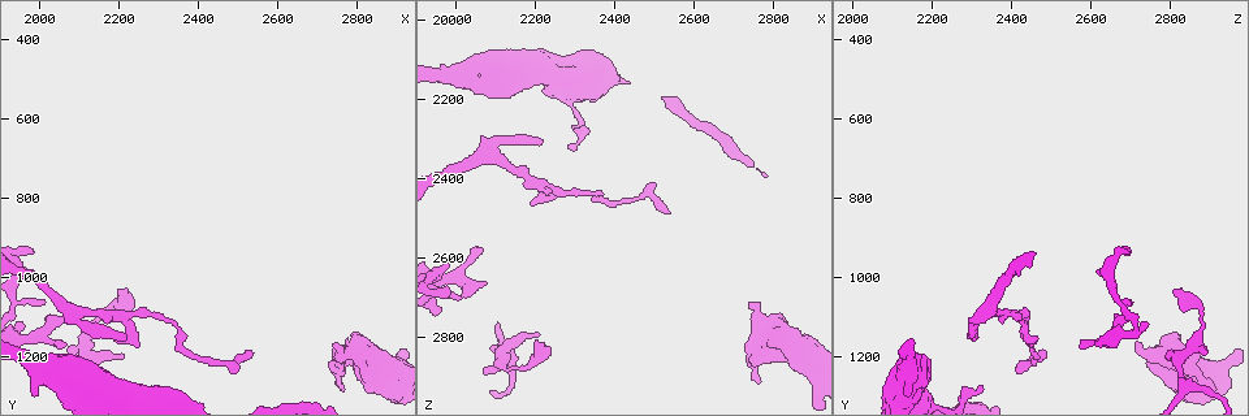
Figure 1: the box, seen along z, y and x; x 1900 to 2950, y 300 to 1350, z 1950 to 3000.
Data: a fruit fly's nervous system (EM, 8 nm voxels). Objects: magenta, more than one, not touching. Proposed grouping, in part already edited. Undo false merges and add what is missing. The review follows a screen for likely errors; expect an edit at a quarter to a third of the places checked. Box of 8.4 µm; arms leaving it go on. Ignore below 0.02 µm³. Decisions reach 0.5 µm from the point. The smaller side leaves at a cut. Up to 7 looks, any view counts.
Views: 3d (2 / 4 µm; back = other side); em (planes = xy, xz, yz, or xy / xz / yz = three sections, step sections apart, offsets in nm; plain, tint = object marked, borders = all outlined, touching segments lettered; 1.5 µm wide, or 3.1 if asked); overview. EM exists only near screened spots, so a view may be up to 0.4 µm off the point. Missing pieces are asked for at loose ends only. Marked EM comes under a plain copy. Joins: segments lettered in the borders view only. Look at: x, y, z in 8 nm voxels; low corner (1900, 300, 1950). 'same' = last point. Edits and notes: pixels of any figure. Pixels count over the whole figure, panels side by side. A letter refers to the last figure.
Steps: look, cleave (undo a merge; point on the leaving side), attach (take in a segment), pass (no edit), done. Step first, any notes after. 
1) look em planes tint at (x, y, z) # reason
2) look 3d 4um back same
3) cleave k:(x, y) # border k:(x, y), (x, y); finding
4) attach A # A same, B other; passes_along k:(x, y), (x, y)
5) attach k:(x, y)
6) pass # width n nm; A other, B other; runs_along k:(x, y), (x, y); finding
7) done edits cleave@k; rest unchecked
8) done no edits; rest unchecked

look em planes borders at (2730, 1175, 2720) # an open end

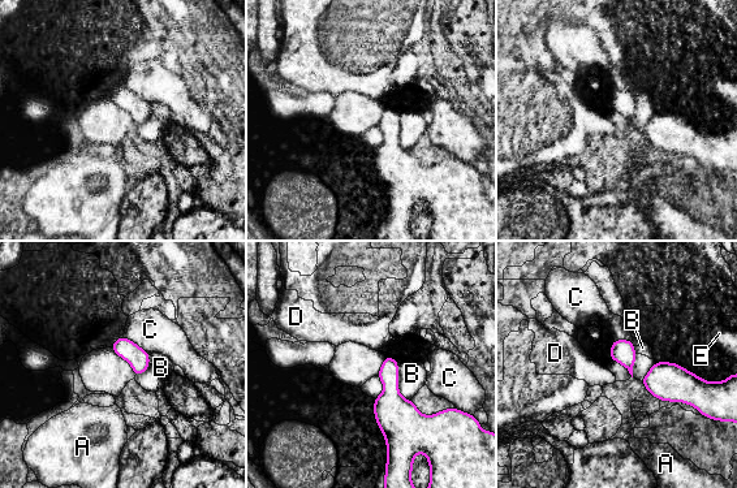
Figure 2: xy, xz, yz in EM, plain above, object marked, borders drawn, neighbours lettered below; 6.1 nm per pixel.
pass # width 120 nm; A other, B other, C other, D other, E other; border 2:(396, 359), (397, 391), (410, 400); none of them fits

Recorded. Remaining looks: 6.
look em xy step 8 borders at (2765, 1280, 2915) # free end

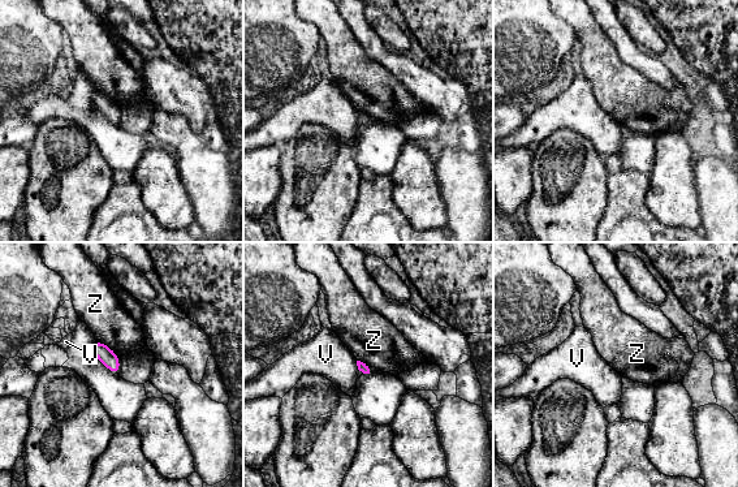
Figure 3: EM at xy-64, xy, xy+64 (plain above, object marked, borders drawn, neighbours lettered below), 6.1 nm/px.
pass # V other, Z other; border 3:(95, 339), (104, 343), (119, 358); none of them fits

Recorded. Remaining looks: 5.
look 3d 2um at (2205, 1210, 2795)

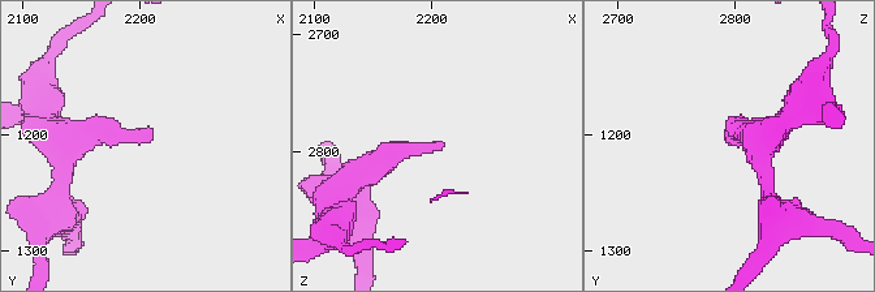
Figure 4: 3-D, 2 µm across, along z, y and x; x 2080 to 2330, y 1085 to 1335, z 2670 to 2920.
look em planes borders at (2208, 1204, 2792) # shape alone is not enough

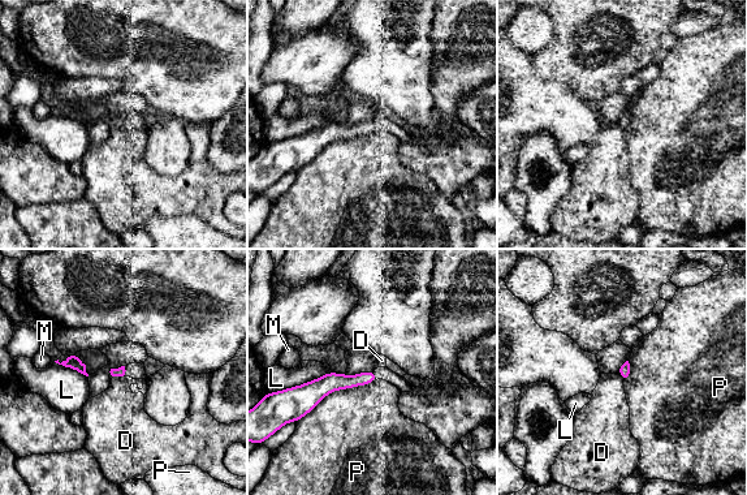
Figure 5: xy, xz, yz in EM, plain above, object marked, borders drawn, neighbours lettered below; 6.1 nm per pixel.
pass # longest_contact P 550 nm; D other, L other, M other, P other; no lettered segment goes on from it

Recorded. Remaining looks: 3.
done no edits; rest unchecked

